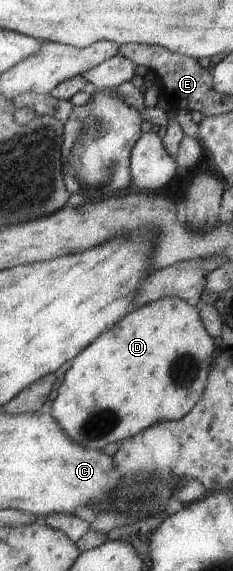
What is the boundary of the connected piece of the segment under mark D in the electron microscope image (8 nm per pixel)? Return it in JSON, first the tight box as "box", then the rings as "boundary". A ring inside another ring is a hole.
{"box":[51,296,216,449],"boundary":[[[169,296],[158,299],[152,304],[144,304],[139,308],[134,307],[124,319],[120,319],[112,329],[108,329],[102,335],[98,335],[78,357],[74,357],[72,365],[70,365],[70,369],[64,375],[64,381],[62,381],[62,385],[58,389],[58,395],[56,395],[54,403],[52,403],[51,415],[66,433],[70,433],[72,441],[80,443],[86,449],[104,449],[110,443],[118,443],[118,441],[124,441],[128,437],[134,437],[138,431],[142,431],[142,429],[146,429],[146,427],[150,427],[154,423],[182,419],[184,415],[192,411],[202,395],[204,395],[211,362],[213,361],[212,354],[216,351],[214,340],[214,337],[204,327],[198,308],[191,306],[187,301]]]}

